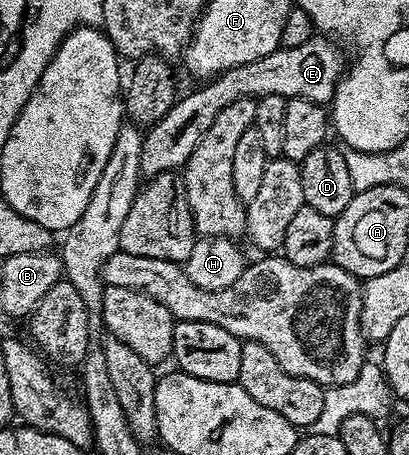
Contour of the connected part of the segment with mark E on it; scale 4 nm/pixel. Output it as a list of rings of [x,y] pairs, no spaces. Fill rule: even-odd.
[[[311,38],[308,42],[304,42],[304,46],[295,48],[279,46],[272,54],[268,54],[256,62],[227,68],[225,72],[207,79],[203,83],[206,84],[203,88],[198,88],[195,92],[188,93],[187,96],[179,95],[168,110],[168,114],[164,114],[164,118],[149,125],[148,131],[145,133],[140,150],[141,175],[149,178],[161,172],[173,172],[181,169],[188,162],[192,150],[196,150],[200,138],[204,138],[204,134],[208,134],[208,126],[212,126],[212,122],[216,122],[216,114],[220,114],[220,110],[224,110],[224,106],[232,106],[232,102],[237,100],[249,100],[266,95],[282,95],[296,100],[311,100],[323,106],[329,105],[333,101],[334,91],[344,71],[344,60],[342,64],[342,56],[338,51],[340,51],[339,45],[326,38]]]

